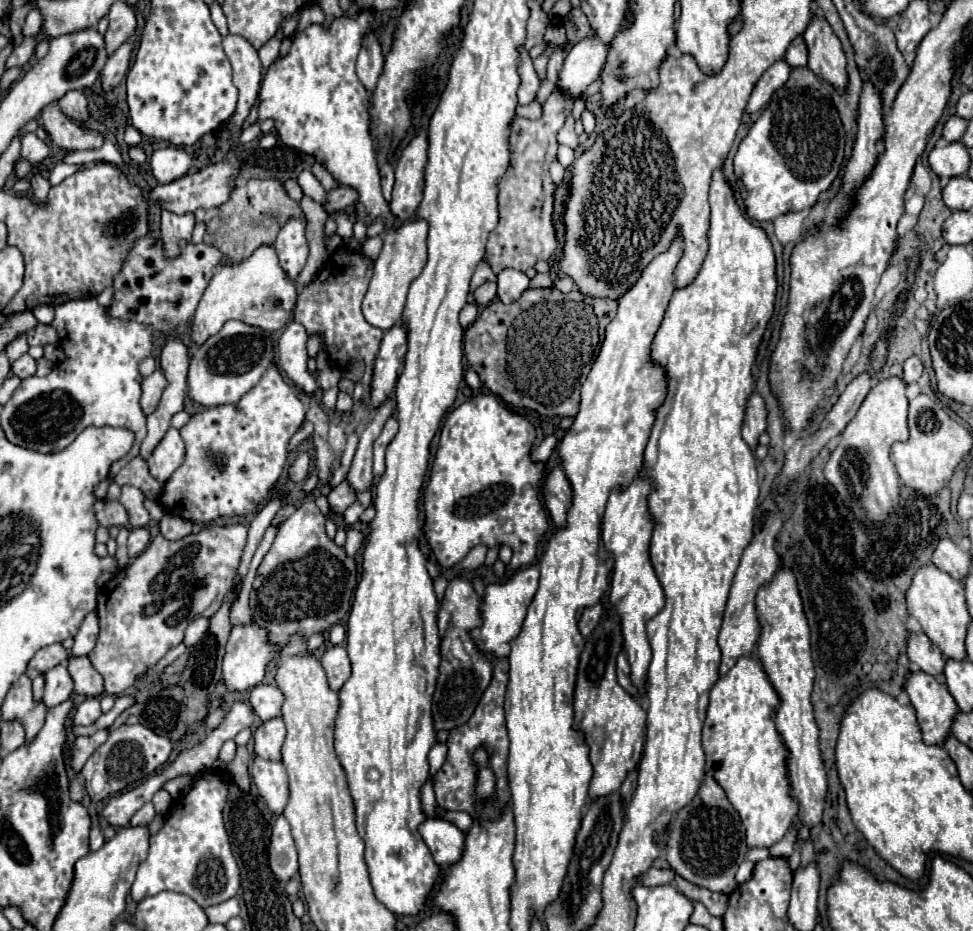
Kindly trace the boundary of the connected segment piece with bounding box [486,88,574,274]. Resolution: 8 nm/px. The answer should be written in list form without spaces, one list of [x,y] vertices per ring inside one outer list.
[[[554,88],[548,100],[544,102],[542,118],[524,120],[516,118],[512,124],[512,162],[506,176],[498,184],[498,212],[500,222],[492,230],[486,244],[486,260],[494,274],[504,268],[516,268],[526,272],[538,260],[550,260],[558,250],[558,238],[554,228],[554,182],[548,174],[548,166],[556,160],[558,150],[558,132],[566,122],[566,116],[572,112],[574,98],[564,96],[564,90]]]

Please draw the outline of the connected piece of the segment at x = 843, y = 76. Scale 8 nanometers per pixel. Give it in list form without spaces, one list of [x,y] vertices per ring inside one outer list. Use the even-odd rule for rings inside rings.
[[[814,18],[802,38],[808,46],[808,68],[816,76],[830,82],[840,94],[844,94],[848,88],[846,56],[830,24],[826,20]]]

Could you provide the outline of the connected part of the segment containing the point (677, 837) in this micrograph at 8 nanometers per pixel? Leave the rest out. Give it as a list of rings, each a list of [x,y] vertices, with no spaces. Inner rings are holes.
[[[706,774],[696,798],[672,820],[672,830],[666,840],[668,864],[676,870],[676,874],[692,884],[730,894],[736,888],[734,874],[746,858],[746,852],[746,832],[740,814],[734,810],[720,784],[716,784],[716,780]]]

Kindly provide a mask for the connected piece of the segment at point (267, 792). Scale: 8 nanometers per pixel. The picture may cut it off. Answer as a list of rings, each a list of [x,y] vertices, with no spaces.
[[[256,756],[250,774],[270,812],[280,816],[288,802],[288,776],[282,762],[270,762]]]

